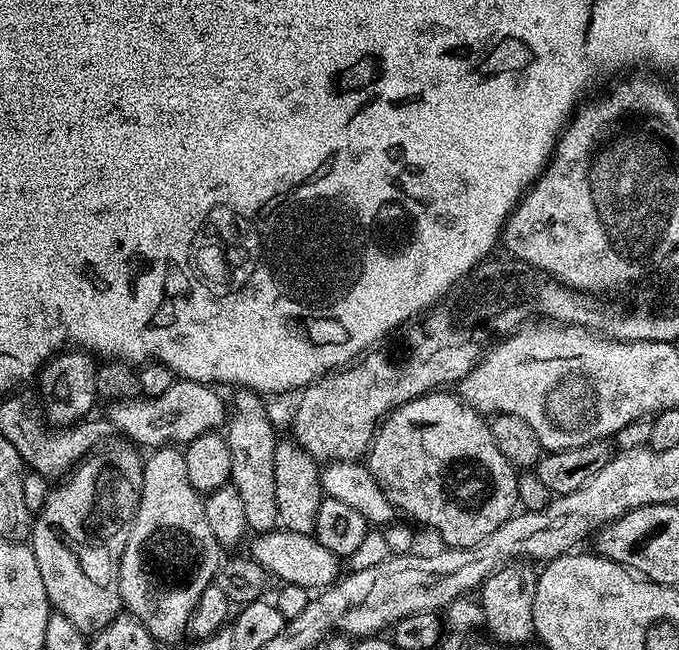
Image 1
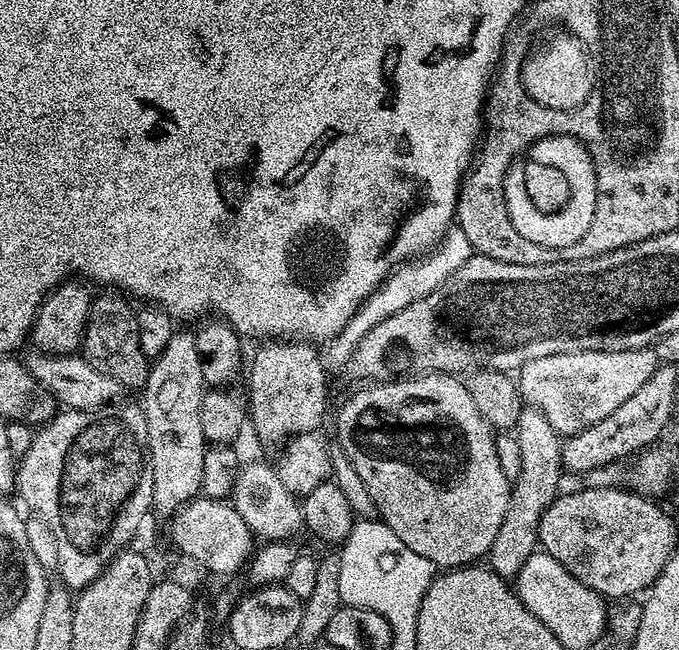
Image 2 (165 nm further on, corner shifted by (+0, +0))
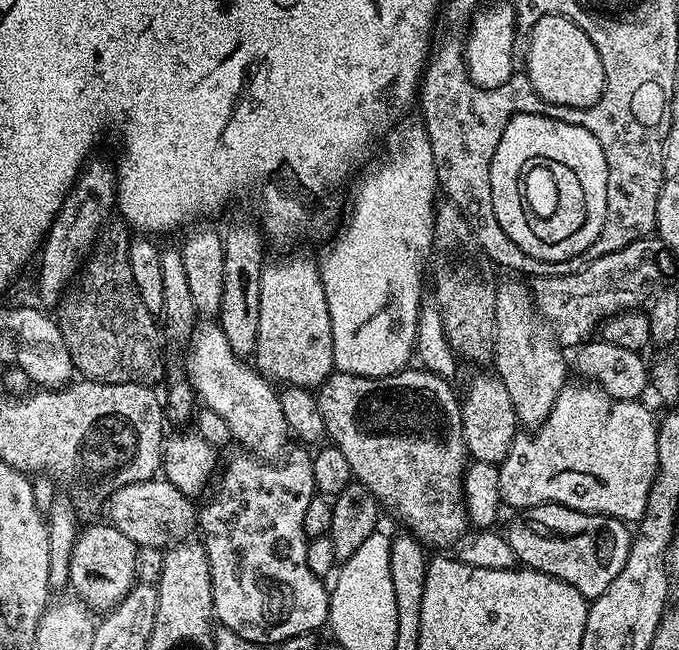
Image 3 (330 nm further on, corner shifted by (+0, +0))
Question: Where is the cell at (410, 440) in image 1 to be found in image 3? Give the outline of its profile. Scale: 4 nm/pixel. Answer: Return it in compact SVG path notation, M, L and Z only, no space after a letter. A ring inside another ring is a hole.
M419 366L379 378L333 371L315 393L327 439L350 462L354 480L374 496L385 513L401 520L412 537L429 549L436 548L432 550L459 545L470 528L464 502L464 474L470 457L462 434L457 389L455 392L444 380L443 375L425 372Z

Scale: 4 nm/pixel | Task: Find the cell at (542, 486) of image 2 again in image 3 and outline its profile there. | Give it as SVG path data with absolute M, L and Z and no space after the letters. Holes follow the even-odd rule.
M501 283L497 287L494 318L496 319L496 341L494 342L492 358L495 375L500 377L506 386L506 390L510 393L510 402L514 402L517 421L523 427L524 424L528 427L525 429L535 430L548 417L558 394L563 390L566 381L569 379L568 364L564 361L563 356L565 353L562 351L551 327L546 323L544 317L537 312L531 291L525 285L523 288L520 284Z

